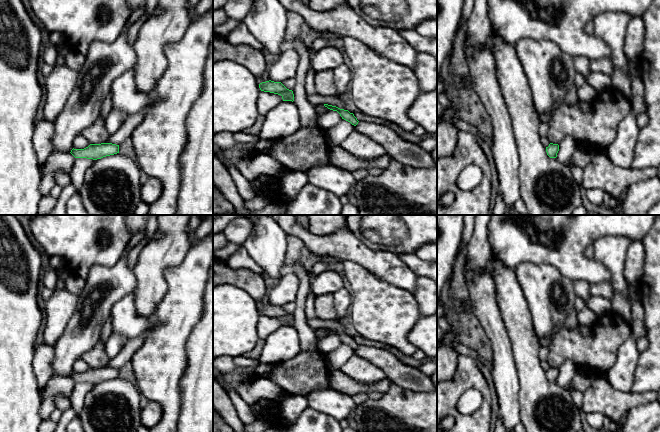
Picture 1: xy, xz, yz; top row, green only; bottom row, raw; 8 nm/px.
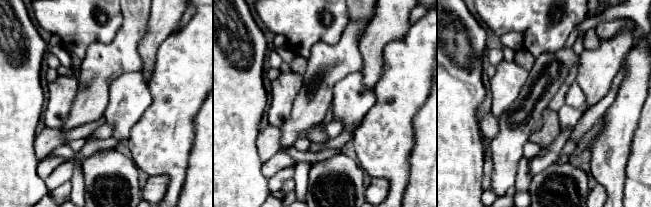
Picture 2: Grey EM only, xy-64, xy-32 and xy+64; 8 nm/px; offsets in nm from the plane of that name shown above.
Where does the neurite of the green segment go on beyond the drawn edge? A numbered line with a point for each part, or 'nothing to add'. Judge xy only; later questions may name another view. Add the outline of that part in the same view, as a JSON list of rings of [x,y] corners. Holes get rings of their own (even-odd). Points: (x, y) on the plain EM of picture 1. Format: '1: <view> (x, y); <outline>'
nothing to add

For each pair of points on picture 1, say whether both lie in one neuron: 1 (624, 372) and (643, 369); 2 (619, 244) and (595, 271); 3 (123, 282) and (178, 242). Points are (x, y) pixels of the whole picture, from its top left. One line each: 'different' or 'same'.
1: different
2: different
3: different

